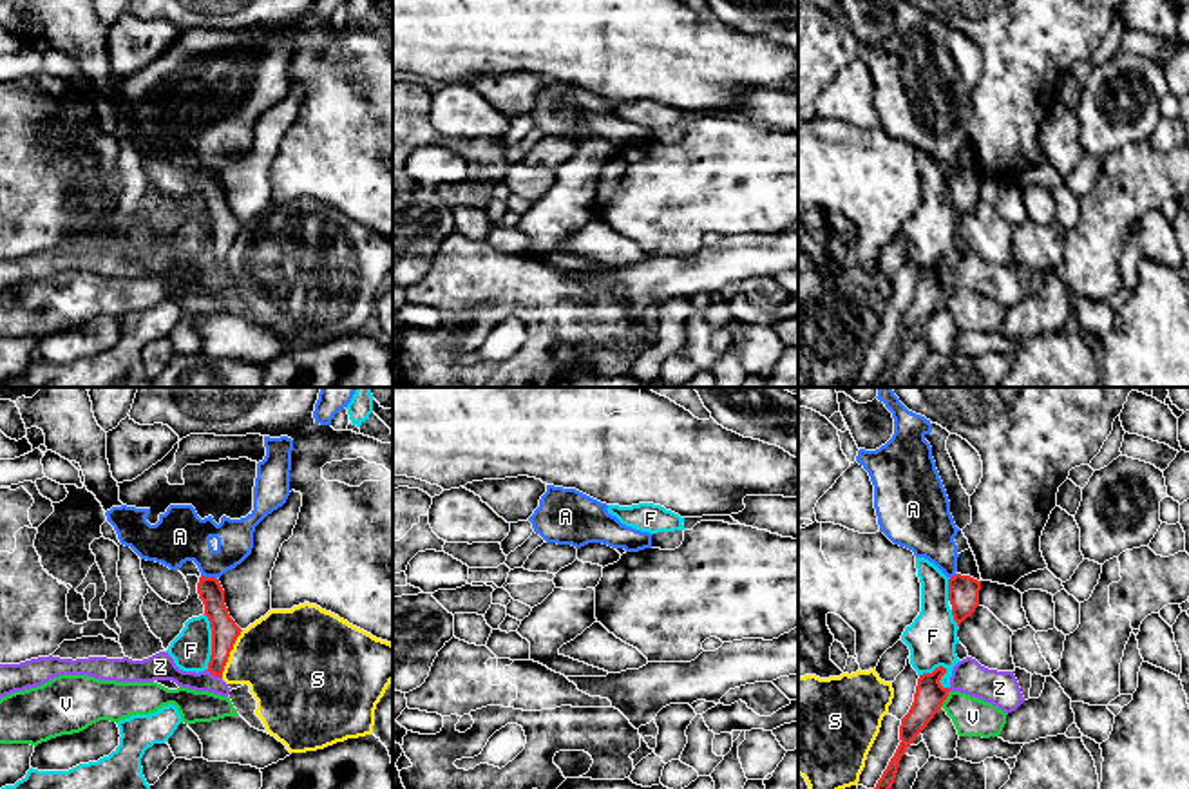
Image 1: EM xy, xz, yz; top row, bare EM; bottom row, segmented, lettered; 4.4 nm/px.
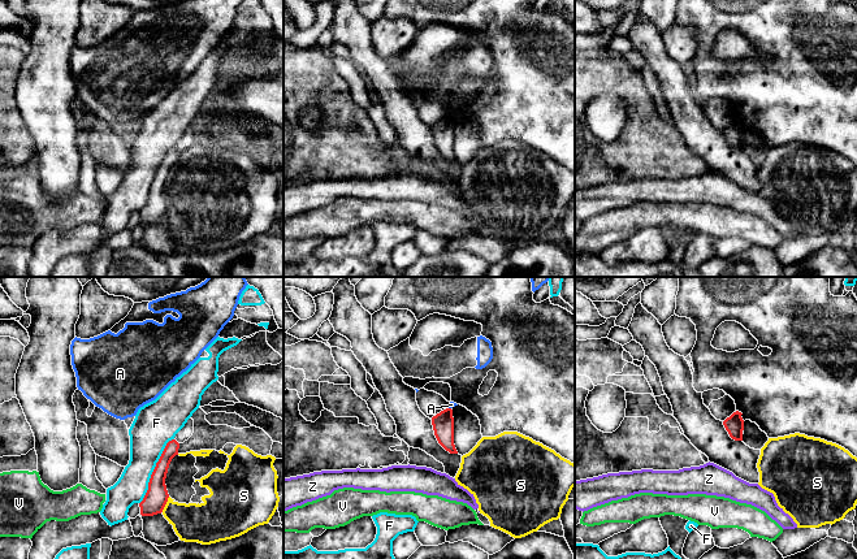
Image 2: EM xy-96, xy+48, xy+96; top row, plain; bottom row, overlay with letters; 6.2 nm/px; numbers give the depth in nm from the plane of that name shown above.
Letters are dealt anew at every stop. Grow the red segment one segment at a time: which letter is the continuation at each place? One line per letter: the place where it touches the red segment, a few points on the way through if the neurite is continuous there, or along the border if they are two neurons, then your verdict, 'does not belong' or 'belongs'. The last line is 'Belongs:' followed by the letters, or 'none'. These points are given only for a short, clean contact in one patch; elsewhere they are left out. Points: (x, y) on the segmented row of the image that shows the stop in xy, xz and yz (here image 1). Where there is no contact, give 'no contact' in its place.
A: xy (209, 578) | along xy (201, 574), (216, 579) | does not belong
F: xy (212, 641) | does not belong
S: xy (228, 654) | does not belong
V: yz (945, 699) | along yz (949, 690), (940, 706) | does not belong
Z: xy (214, 674) | does not belong
Belongs: none

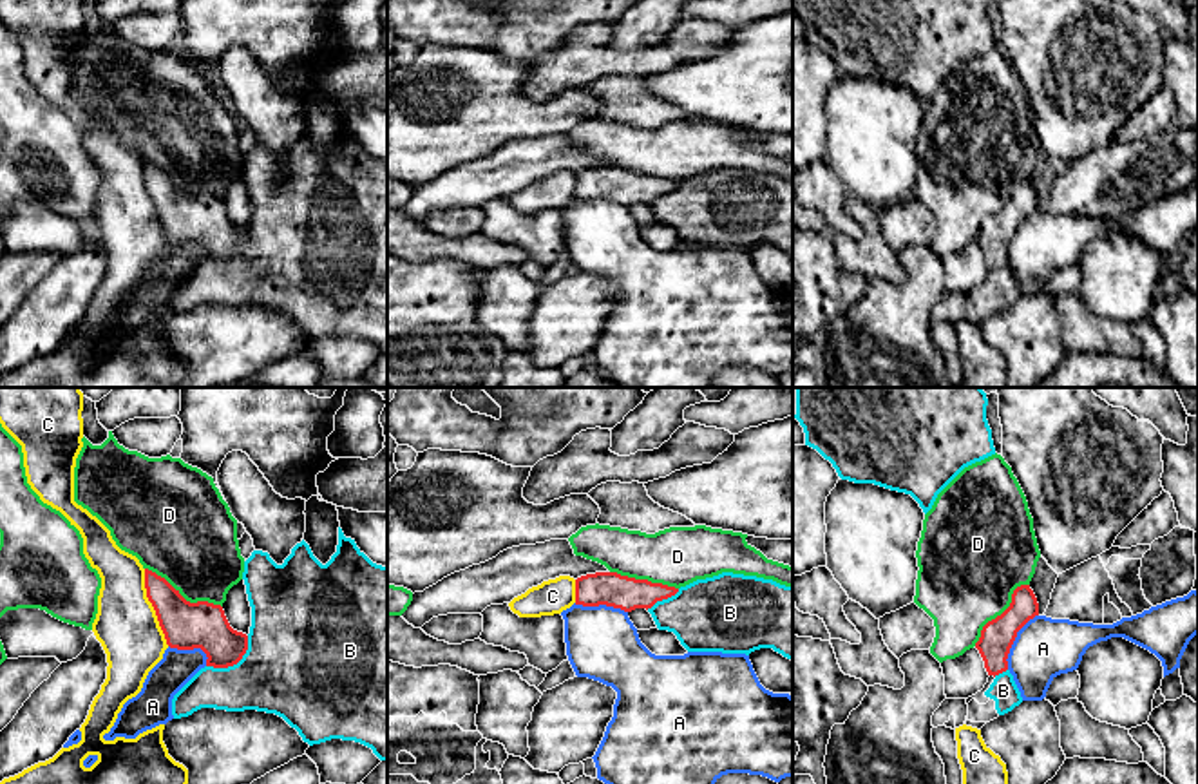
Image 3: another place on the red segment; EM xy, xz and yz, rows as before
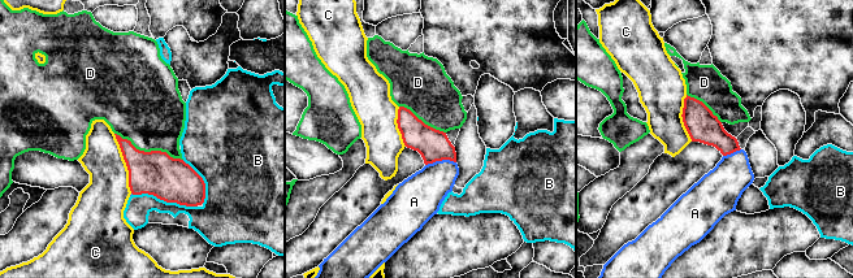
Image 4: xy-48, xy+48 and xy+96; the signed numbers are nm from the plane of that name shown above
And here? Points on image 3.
A: yz (1014, 640) | does not belong
B: xy (234, 663) | does not belong
C: xy (152, 605) | does not belong
D: xy (181, 596) | does not belong
Belongs: none

